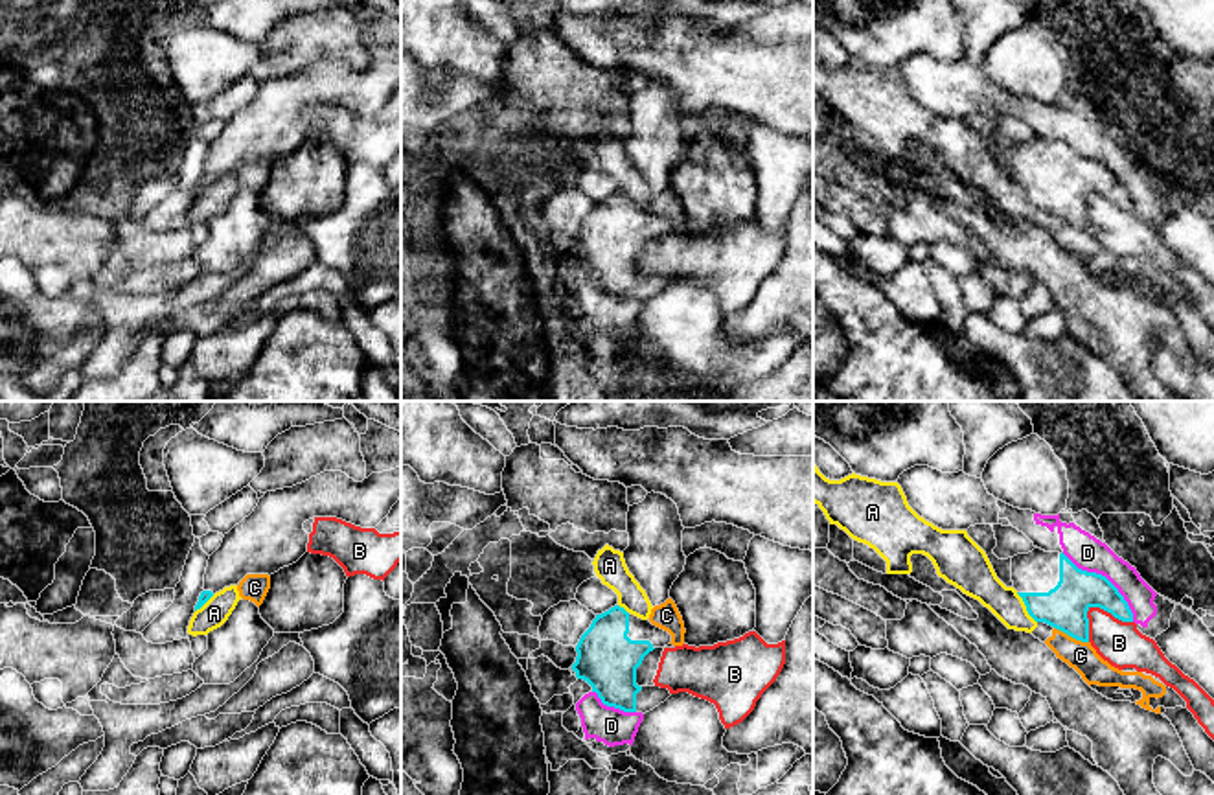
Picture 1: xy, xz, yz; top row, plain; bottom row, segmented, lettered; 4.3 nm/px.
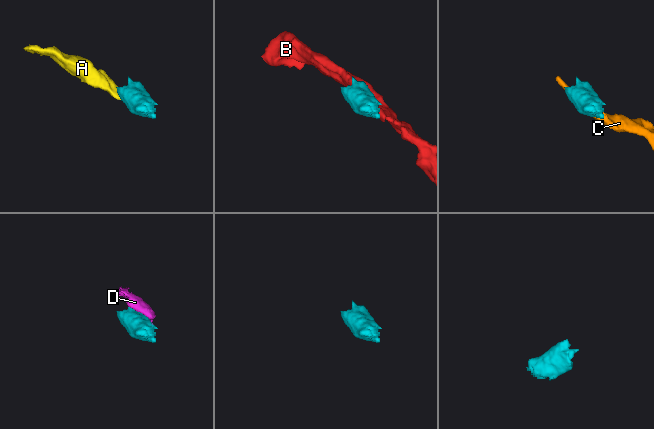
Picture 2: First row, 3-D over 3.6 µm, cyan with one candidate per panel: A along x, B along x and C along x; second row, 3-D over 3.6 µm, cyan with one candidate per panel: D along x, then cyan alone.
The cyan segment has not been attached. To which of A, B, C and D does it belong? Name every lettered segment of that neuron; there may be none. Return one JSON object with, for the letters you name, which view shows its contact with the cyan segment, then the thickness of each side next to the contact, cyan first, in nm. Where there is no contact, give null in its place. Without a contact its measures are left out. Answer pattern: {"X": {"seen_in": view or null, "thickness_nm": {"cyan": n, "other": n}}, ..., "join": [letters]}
{"join": []}

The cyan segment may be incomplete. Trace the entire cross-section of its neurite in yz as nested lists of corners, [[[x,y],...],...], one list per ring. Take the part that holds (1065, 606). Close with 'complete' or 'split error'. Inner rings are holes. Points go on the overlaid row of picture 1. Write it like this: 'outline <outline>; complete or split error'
outline [[[1034,548],[1012,558],[1012,582],[1028,615],[1069,637],[1089,642],[1091,607],[1122,622],[1133,613],[1118,589],[1102,574],[1078,569],[1063,552]]]; split error

